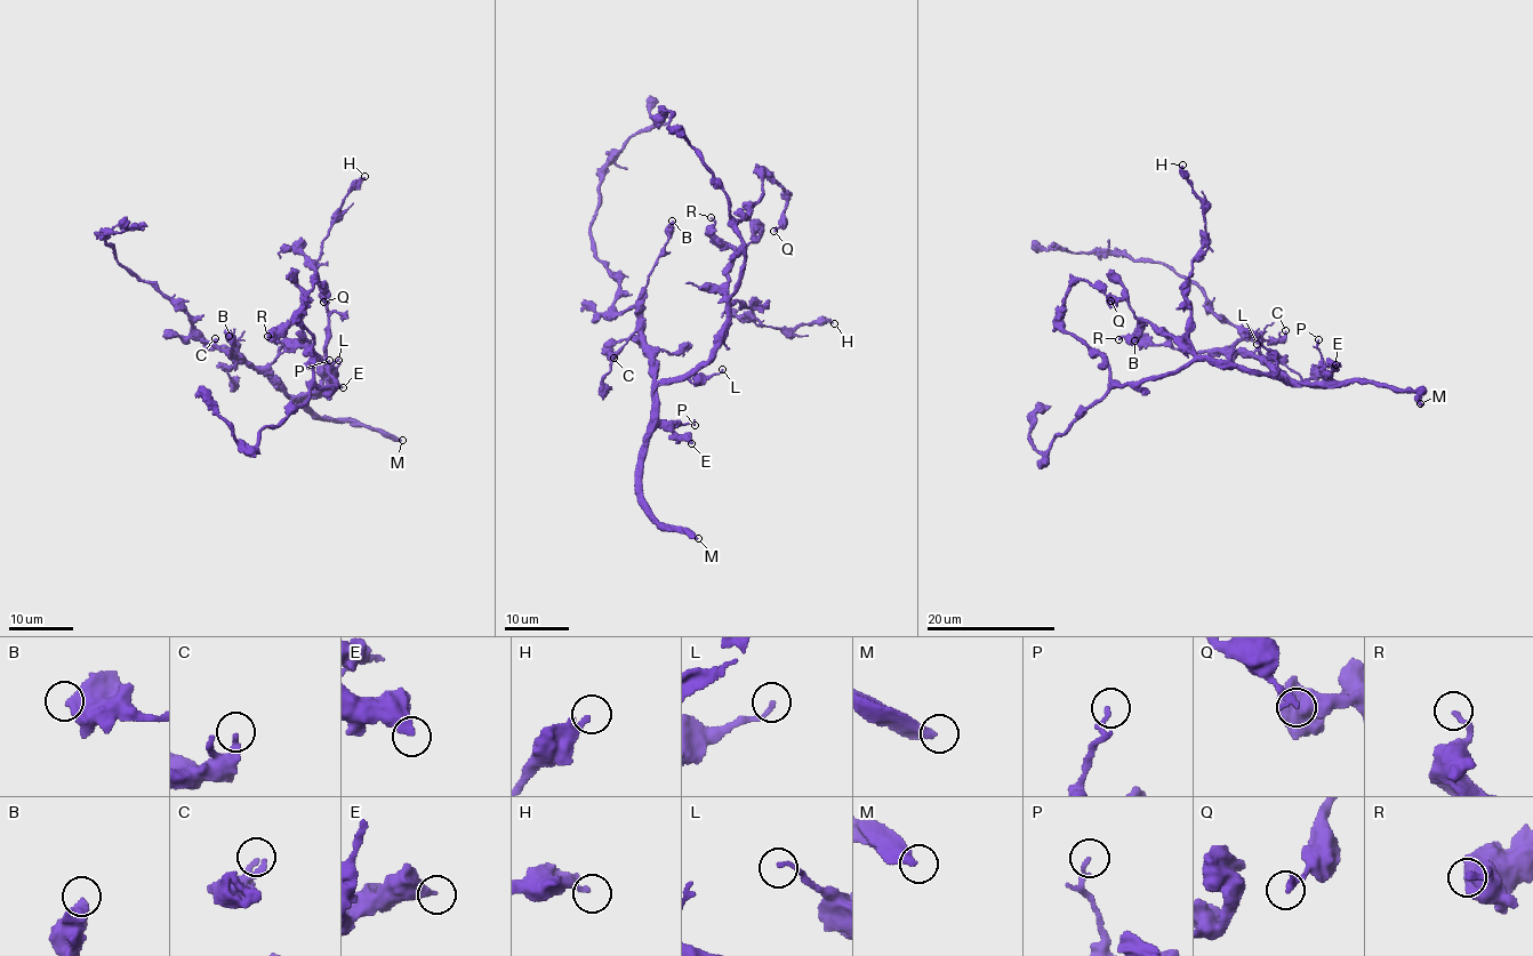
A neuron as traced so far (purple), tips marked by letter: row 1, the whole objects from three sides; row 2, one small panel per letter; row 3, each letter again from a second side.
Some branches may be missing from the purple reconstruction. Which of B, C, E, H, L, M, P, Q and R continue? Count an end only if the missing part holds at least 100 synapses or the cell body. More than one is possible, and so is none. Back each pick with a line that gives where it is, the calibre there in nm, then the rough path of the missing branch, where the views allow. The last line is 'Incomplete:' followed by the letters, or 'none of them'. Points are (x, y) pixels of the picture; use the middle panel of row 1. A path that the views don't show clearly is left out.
M: at (698, 538); 360 nm thick
Incomplete: M

